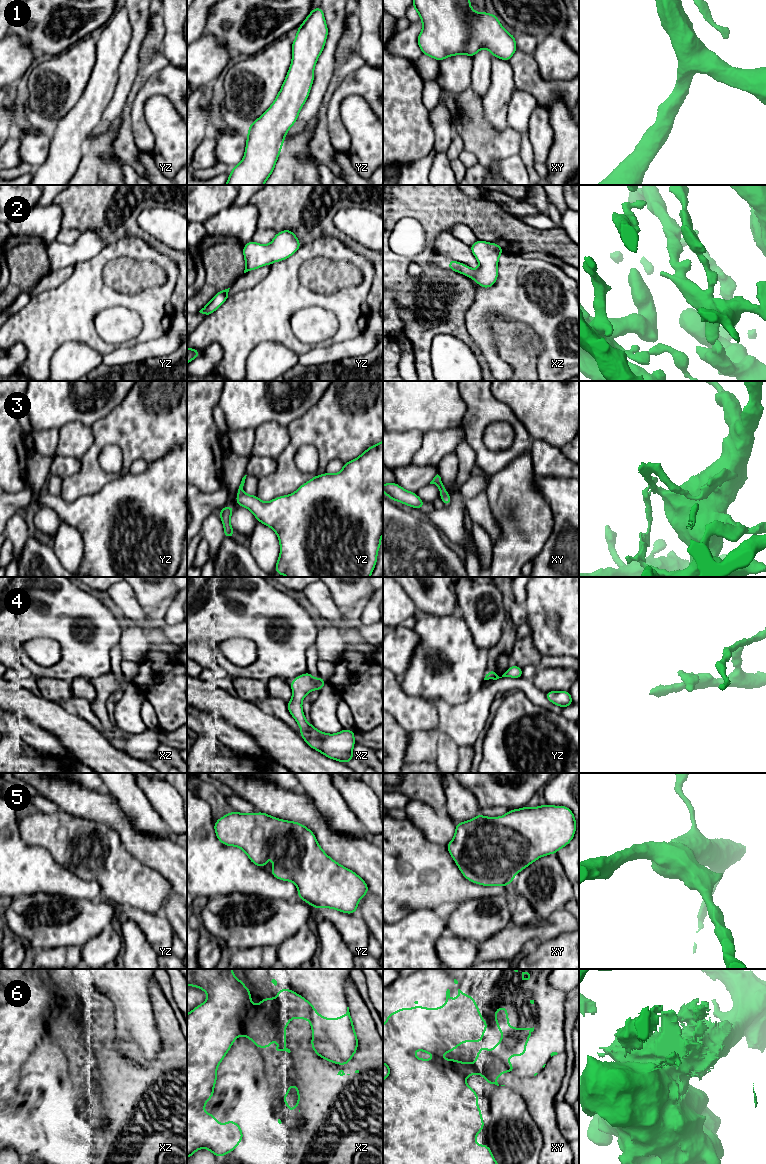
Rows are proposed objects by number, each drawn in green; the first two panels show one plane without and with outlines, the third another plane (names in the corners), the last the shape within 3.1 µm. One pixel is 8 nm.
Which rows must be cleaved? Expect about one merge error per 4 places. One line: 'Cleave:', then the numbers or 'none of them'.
Cleave: 2, 3, 6

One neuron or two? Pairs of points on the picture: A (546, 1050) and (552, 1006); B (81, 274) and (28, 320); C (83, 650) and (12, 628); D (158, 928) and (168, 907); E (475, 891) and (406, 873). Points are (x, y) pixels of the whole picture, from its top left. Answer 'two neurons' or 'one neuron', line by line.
A: one neuron
B: one neuron
C: one neuron
D: two neurons
E: one neuron

